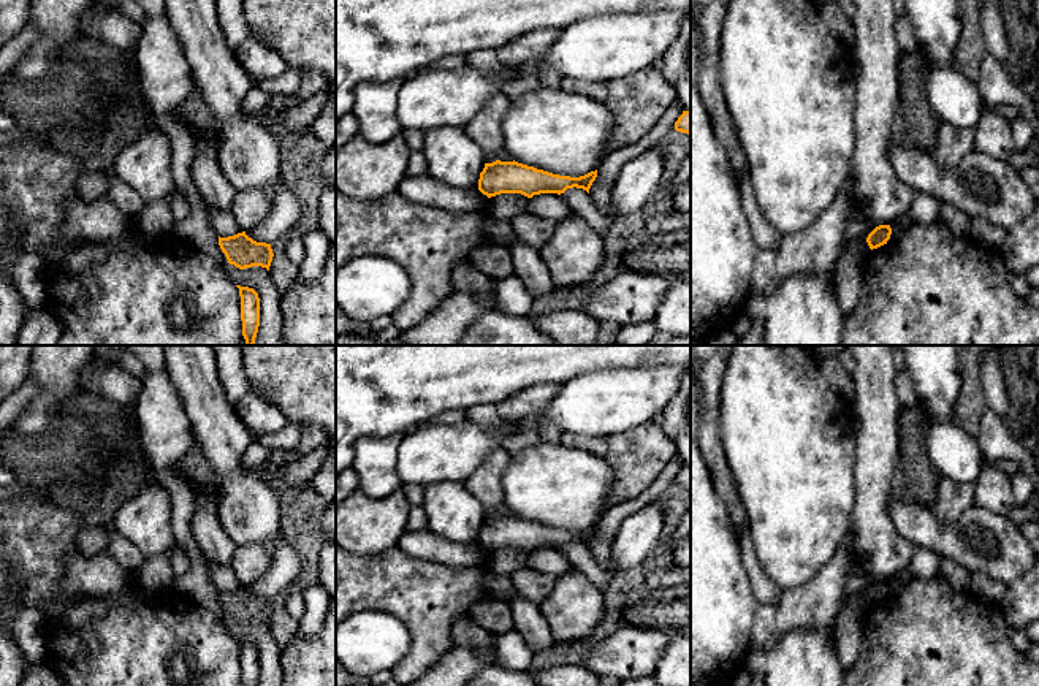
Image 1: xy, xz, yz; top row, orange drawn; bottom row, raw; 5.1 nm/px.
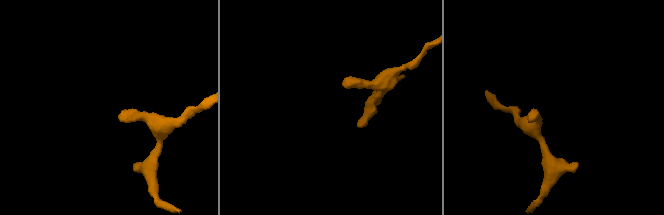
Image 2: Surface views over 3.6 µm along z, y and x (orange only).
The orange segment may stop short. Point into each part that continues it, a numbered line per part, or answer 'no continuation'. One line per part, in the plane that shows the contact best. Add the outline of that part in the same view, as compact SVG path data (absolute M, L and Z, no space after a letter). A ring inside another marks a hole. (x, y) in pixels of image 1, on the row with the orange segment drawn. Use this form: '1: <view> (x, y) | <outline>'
no continuation

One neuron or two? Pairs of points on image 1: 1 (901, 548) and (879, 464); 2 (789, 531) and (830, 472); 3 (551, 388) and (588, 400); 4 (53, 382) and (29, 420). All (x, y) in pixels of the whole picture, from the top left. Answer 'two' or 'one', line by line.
1: one
2: one
3: two
4: one

